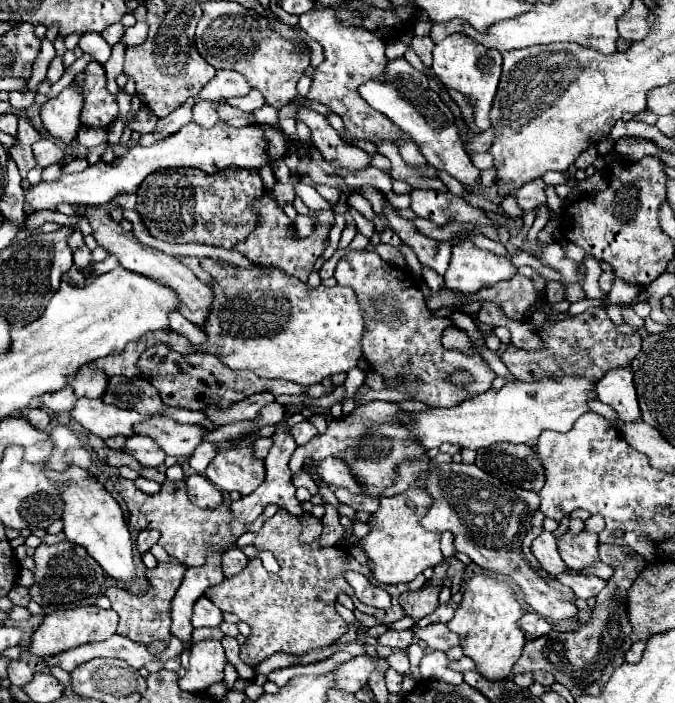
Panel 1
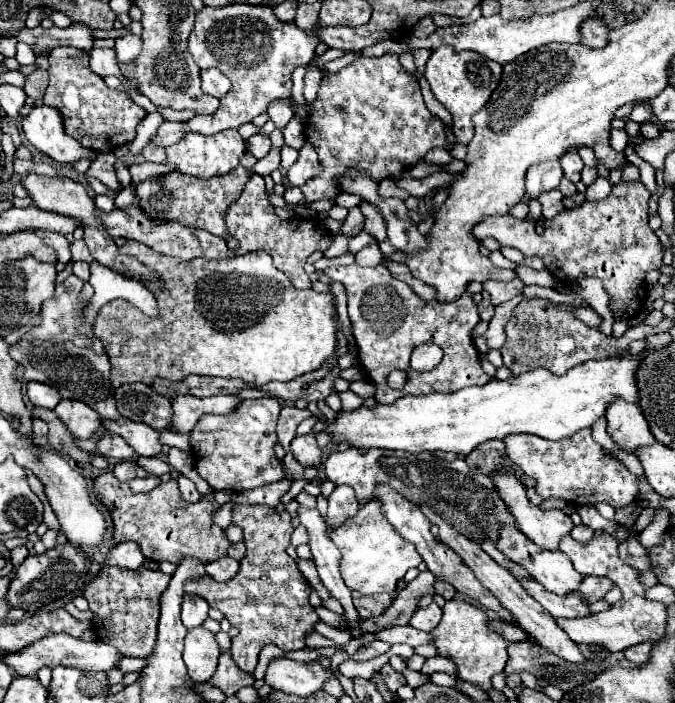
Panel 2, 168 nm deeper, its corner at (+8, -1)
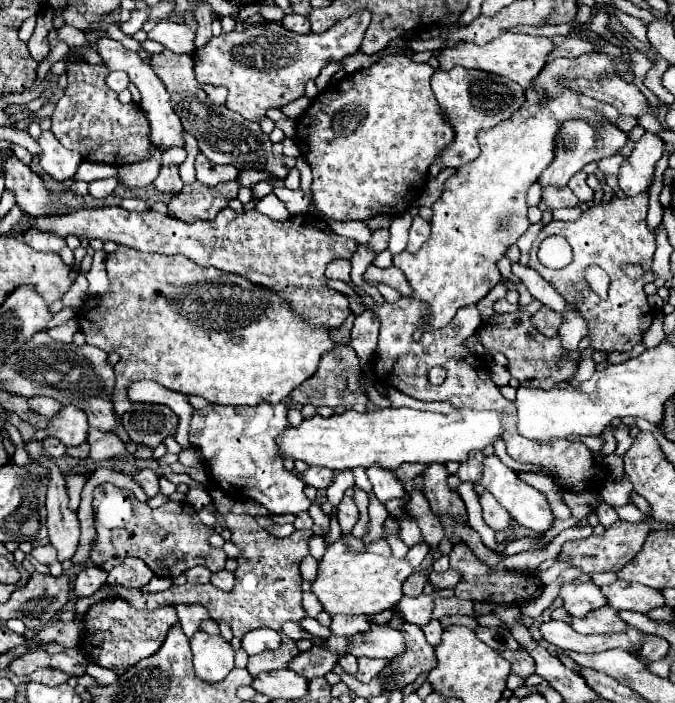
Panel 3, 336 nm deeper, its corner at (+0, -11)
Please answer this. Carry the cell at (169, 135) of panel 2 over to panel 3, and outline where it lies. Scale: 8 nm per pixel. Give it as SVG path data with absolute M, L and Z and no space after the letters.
M152 145L148 159L142 159L140 163L130 163L130 165L124 165L118 169L120 183L126 187L134 187L134 189L150 185L158 177L162 155L164 155L164 149Z

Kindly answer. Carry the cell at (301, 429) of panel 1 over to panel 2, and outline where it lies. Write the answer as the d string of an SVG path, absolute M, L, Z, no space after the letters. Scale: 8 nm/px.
M314 433L296 437L290 445L290 451L294 455L294 459L302 465L302 467L322 467L322 451L316 445L316 437Z

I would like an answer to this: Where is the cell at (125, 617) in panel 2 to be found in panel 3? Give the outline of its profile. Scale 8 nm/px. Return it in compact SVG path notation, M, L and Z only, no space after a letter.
M116 597L92 605L86 613L86 623L88 627L86 633L82 633L80 649L86 651L94 663L122 675L128 667L154 655L162 647L168 629L176 623L176 609L164 605L152 611L136 611L130 603Z

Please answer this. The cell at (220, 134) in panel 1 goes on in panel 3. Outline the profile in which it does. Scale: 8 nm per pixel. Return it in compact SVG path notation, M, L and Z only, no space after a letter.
M198 153L196 157L196 177L206 187L216 187L218 183L226 183L226 181L236 181L238 175L240 171L232 165L214 165L212 161L208 161L204 153Z

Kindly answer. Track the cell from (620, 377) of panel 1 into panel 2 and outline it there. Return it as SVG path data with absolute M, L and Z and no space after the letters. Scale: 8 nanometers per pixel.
M624 399L612 401L606 419L608 419L608 435L624 451L636 453L638 447L652 445L652 441L656 443L636 403L624 403Z

